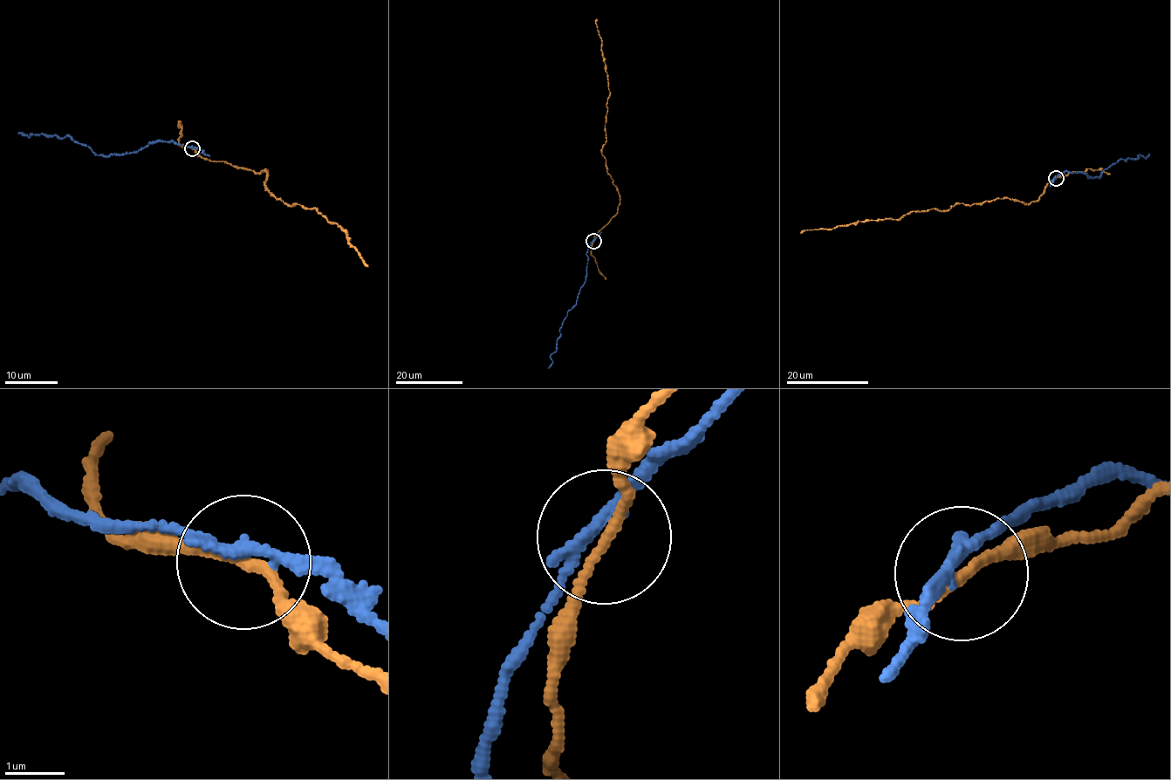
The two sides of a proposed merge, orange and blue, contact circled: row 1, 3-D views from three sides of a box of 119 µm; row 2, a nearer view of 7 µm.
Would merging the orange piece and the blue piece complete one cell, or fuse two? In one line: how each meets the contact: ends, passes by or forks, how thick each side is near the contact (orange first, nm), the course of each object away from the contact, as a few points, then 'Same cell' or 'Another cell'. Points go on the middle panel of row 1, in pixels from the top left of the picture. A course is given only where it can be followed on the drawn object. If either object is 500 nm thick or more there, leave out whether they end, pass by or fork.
At the ring orange passes by. At the ring blue passes by. Thickness 140 nm (orange) against 180 nm. Course of orange: (593, 241), (595, 235), (616, 213), (620, 198), (601, 153), (606, 143), (606, 103), (609, 94), (597, 19). Course of blue: (593, 241), (586, 253), (586, 274), (575, 304), (560, 329), (557, 350), (551, 357), (552, 364), (548, 368). Another cell

